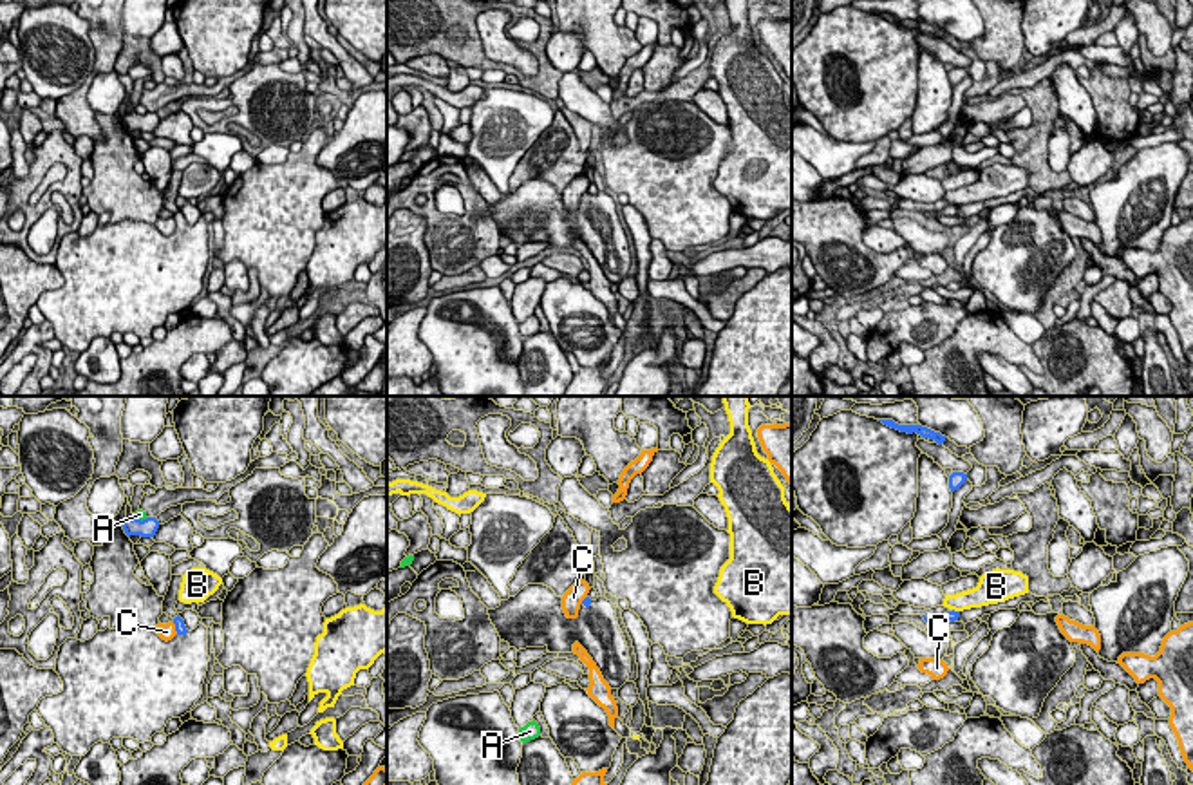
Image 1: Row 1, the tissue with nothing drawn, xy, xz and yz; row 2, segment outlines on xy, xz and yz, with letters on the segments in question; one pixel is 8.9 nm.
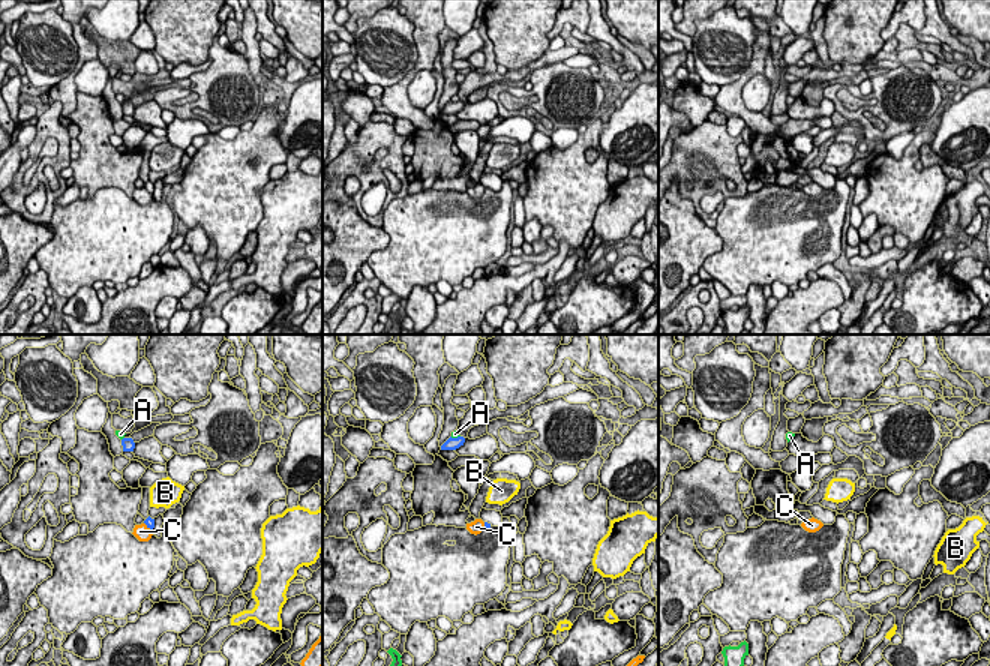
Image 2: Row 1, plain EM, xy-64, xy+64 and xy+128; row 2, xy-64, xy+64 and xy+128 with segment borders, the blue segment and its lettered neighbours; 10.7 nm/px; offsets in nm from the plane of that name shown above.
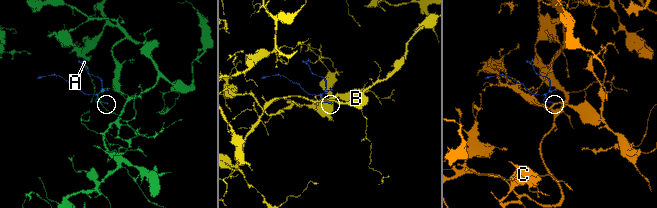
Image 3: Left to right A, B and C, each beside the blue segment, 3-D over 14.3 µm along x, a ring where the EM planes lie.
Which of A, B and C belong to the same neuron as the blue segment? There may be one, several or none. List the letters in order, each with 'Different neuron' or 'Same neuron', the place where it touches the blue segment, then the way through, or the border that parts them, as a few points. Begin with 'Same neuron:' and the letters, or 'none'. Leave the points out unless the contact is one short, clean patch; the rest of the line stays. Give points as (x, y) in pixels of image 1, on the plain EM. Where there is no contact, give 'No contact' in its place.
Same neuron: none
A: Different neuron. Touches blue at xy (140, 114). Boundary: xy (136, 111), (147, 113)
B: Different neuron. Touches blue at yz (957, 207)
C: Different neuron. Touches blue at xy (176, 223). Boundary: xy (172, 217), (178, 228)

